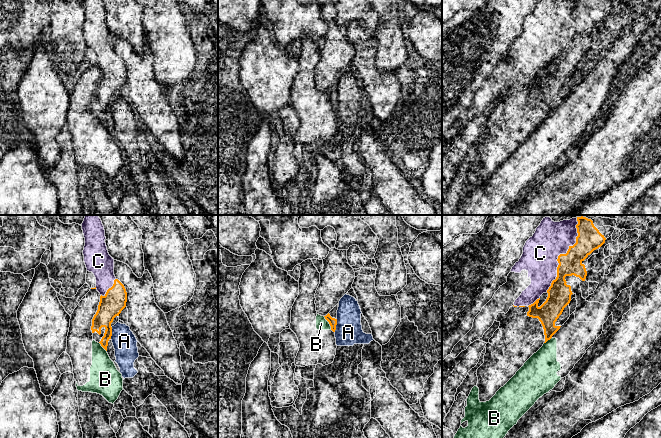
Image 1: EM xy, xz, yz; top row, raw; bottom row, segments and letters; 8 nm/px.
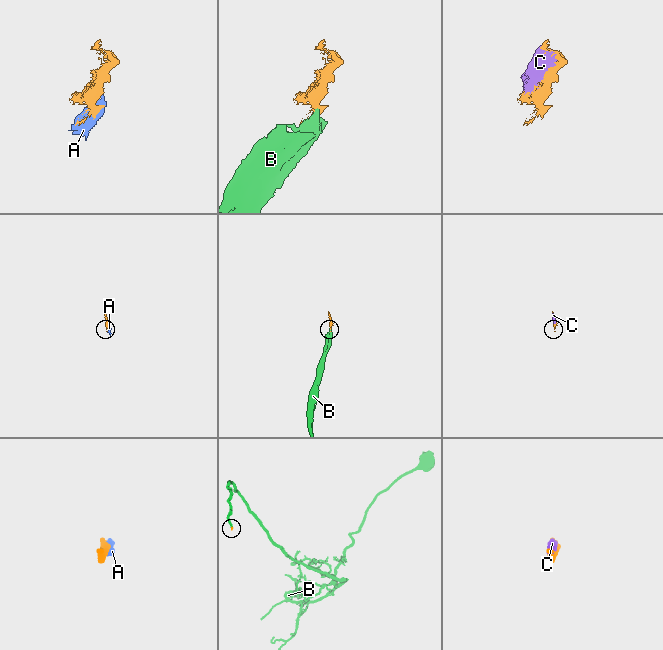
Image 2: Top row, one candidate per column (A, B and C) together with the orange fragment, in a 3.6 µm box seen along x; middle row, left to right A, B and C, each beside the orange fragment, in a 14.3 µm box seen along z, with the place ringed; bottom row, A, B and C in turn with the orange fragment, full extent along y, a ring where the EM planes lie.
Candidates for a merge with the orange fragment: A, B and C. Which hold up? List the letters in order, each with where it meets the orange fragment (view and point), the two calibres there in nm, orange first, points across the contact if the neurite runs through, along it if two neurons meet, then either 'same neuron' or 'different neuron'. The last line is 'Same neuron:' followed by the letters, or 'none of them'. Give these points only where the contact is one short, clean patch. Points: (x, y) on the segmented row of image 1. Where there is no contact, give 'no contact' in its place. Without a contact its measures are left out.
A: meets orange in xz at (336, 324); 60 nm thick on the orange side, 220 nm on the other; different neuron
B: meets orange in xz at (329, 323); 60 nm thick on the orange side, 100 nm on the other; border along xz (323, 316), (331, 329); different neuron
C: meets orange in yz at (560, 254); 180 nm thick on the orange side, 280 nm on the other; same neuron
Same neuron: C

